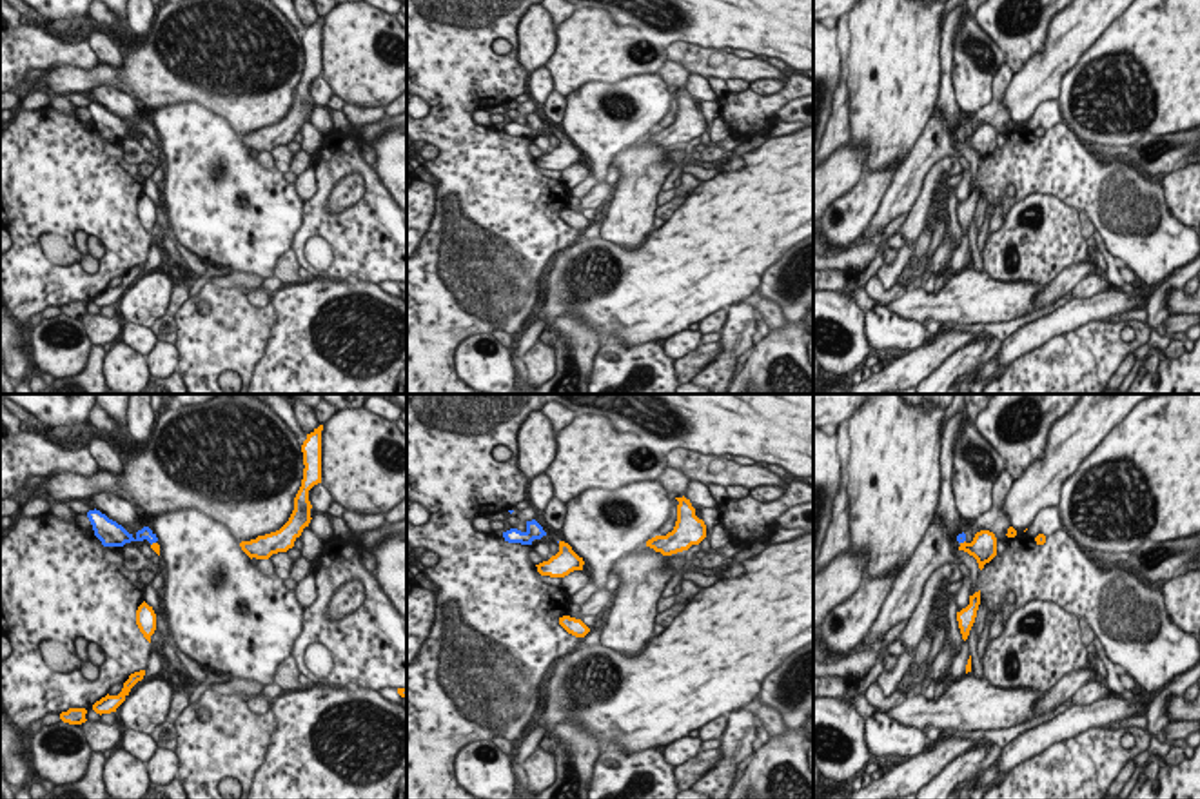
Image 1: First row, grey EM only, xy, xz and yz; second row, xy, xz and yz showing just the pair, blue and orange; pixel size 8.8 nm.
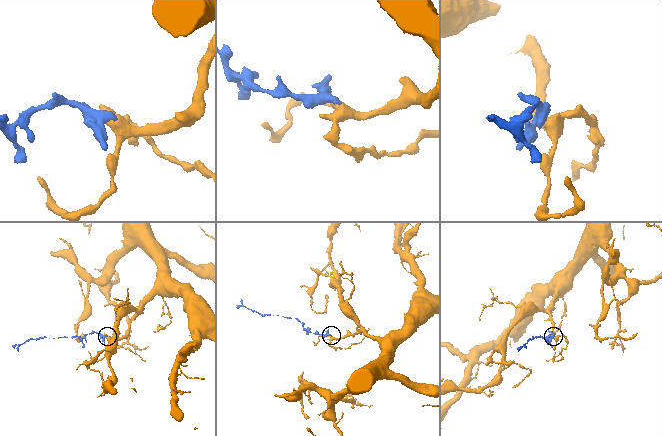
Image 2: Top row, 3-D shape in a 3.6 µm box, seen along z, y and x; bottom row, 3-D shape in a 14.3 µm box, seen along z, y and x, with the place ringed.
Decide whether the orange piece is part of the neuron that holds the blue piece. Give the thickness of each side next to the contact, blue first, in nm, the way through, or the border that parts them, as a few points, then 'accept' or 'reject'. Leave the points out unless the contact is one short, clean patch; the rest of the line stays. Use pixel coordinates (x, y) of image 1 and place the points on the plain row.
calibres 120 and 70 nm; way xy (146, 126), (153, 135), (155, 140); accept

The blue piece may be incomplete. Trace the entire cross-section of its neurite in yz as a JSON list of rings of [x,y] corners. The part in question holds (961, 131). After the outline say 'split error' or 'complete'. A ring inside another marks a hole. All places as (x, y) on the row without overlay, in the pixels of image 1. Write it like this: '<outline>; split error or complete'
[[[989,123],[977,125],[971,136],[966,134],[966,127],[962,125],[957,129],[957,134],[960,136],[959,143],[973,149],[980,163],[997,149],[997,131]]]; split error

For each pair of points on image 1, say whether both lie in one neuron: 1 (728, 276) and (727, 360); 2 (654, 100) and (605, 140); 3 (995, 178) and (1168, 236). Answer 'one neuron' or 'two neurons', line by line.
1: two neurons
2: one neuron
3: one neuron

